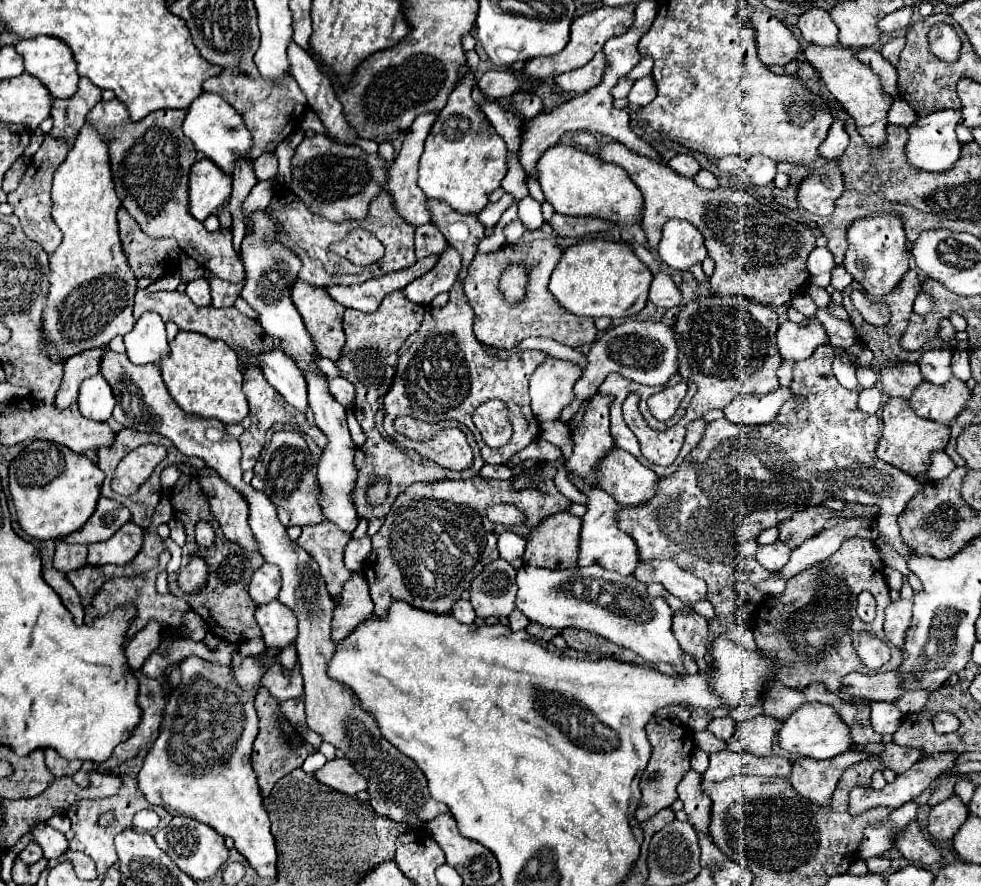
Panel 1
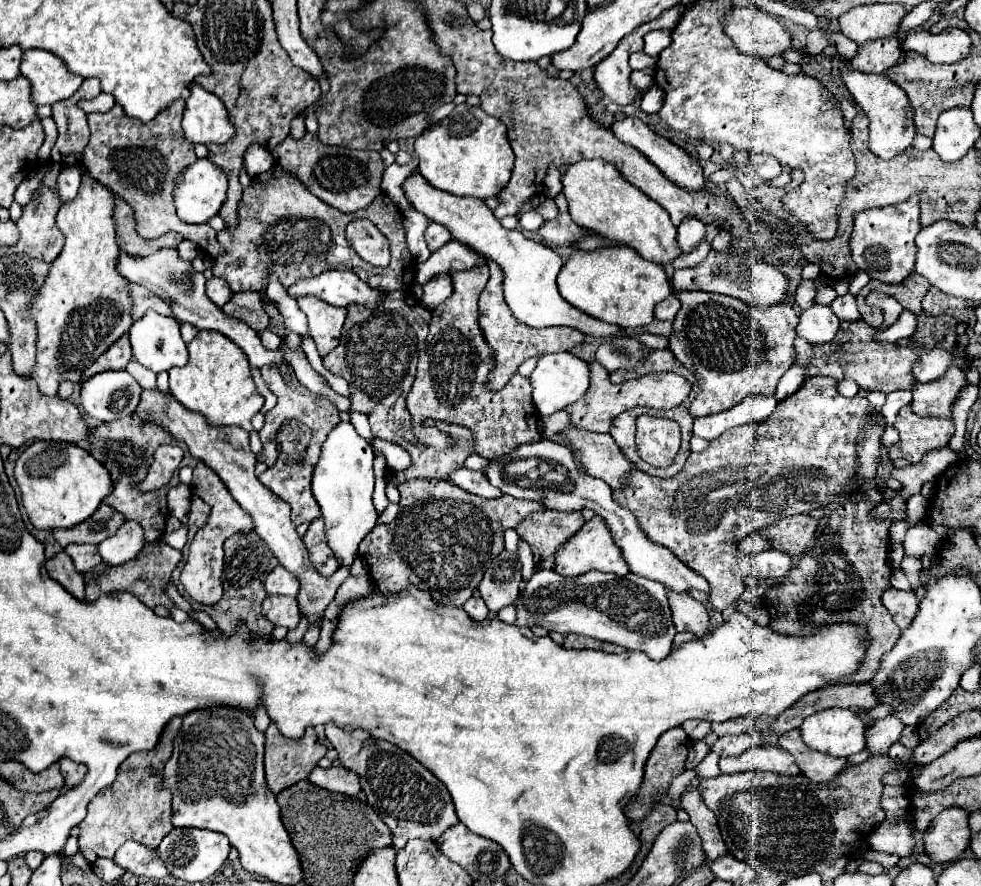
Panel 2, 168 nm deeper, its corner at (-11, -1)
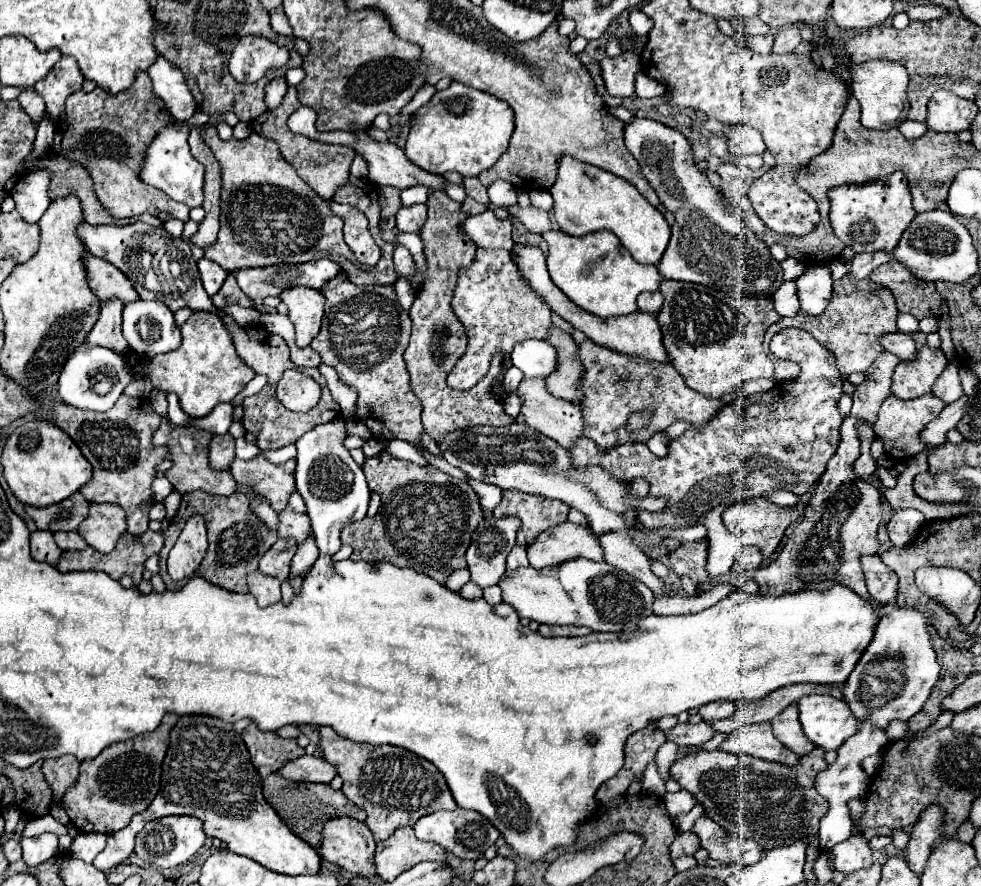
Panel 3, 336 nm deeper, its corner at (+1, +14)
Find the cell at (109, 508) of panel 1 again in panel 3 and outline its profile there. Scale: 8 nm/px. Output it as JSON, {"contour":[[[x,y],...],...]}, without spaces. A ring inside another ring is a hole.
{"contour":[[[76,492],[74,496],[68,496],[58,504],[52,504],[46,508],[24,506],[24,510],[36,522],[38,530],[48,530],[48,532],[76,530],[78,524],[88,514],[88,502],[80,492]]]}

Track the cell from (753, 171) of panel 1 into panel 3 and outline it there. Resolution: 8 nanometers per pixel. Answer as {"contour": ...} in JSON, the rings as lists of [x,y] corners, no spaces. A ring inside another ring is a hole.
{"contour":[[[746,124],[728,126],[728,140],[726,140],[730,152],[742,156],[742,154],[762,154],[766,150],[766,144],[762,140],[762,134]]]}

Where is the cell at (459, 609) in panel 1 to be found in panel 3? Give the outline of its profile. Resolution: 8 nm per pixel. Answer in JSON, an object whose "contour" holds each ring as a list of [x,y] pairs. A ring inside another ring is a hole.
{"contour":[[[464,584],[462,590],[460,590],[460,596],[464,596],[466,600],[476,600],[476,598],[482,598],[482,588],[478,584]]]}

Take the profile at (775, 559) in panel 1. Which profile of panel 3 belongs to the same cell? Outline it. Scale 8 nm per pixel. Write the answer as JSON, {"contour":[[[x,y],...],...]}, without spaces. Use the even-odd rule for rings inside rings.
{"contour":[[[742,546],[742,550],[736,556],[736,562],[732,566],[732,572],[750,572],[758,570],[762,566],[762,554],[754,546]]]}

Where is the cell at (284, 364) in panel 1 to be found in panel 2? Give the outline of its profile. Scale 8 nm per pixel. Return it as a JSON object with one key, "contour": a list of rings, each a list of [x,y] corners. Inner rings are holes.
{"contour":[[[160,249],[158,253],[154,255],[148,255],[148,257],[132,257],[132,255],[126,255],[126,253],[120,253],[118,257],[118,271],[132,283],[138,283],[146,289],[150,289],[152,293],[156,293],[158,297],[162,299],[168,299],[172,301],[172,311],[174,315],[182,321],[182,323],[190,323],[194,325],[196,329],[208,329],[208,331],[218,331],[222,335],[226,335],[228,339],[232,339],[248,357],[250,365],[260,369],[264,365],[274,365],[280,369],[280,373],[284,375],[286,381],[292,379],[294,371],[286,359],[286,355],[276,349],[276,351],[270,351],[262,345],[260,341],[260,335],[246,325],[246,323],[240,323],[240,319],[232,319],[228,315],[222,313],[222,309],[218,309],[204,293],[204,275],[202,273],[194,273],[192,271],[192,265],[188,261],[182,261],[178,257],[178,251],[174,249]]]}

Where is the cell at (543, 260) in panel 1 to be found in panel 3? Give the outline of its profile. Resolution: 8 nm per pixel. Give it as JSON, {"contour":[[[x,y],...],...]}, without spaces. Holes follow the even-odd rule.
{"contour":[[[504,248],[476,250],[474,262],[458,274],[452,308],[466,328],[468,348],[448,374],[448,385],[462,391],[469,390],[486,376],[494,352],[502,350],[504,358],[508,358],[516,342],[526,338],[544,338],[552,324],[552,310],[544,304],[540,294],[528,286],[524,276],[520,276],[510,252]]]}

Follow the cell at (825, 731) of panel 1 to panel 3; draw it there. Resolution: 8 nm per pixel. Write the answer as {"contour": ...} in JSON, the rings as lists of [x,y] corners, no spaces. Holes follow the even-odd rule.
{"contour":[[[828,694],[824,696],[804,696],[798,702],[800,708],[800,724],[804,734],[808,736],[808,740],[824,750],[838,750],[852,734],[858,732],[858,722],[852,716],[848,704],[844,700],[836,700]]]}

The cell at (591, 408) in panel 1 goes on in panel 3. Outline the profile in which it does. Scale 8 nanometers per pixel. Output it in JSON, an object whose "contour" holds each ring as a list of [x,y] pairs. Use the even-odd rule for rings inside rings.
{"contour":[[[556,326],[548,328],[546,338],[554,344],[554,348],[558,352],[556,372],[552,372],[552,376],[546,378],[546,388],[556,398],[562,398],[568,402],[578,402],[580,400],[578,384],[584,374],[584,368],[578,358],[578,346],[570,334],[566,334],[564,330],[560,330]]]}

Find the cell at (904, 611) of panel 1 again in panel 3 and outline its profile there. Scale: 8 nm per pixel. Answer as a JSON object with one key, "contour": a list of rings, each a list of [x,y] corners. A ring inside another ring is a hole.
{"contour":[[[876,554],[874,556],[862,556],[862,572],[866,578],[868,592],[874,600],[888,604],[890,600],[896,598],[896,588],[898,588],[898,578],[888,568]]]}

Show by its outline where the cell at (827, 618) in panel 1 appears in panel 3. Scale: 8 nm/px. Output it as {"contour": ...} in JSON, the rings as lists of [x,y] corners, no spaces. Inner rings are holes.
{"contour":[[[882,352],[878,360],[868,368],[866,380],[856,388],[852,400],[852,414],[844,418],[840,426],[840,446],[830,458],[824,476],[818,480],[812,496],[806,502],[802,520],[794,526],[788,542],[780,550],[778,558],[754,572],[754,580],[762,594],[784,594],[800,590],[828,590],[834,584],[850,586],[856,594],[868,598],[860,556],[878,554],[880,542],[876,538],[882,518],[882,494],[880,490],[852,472],[854,460],[860,456],[860,440],[856,422],[862,418],[870,424],[876,422],[882,402],[890,396],[892,374],[898,360],[890,352]]]}

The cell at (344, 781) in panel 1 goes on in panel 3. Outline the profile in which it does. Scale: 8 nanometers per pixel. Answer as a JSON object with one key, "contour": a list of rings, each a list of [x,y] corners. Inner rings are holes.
{"contour":[[[300,756],[292,762],[286,762],[280,770],[280,776],[292,782],[330,782],[336,776],[336,768],[316,756]]]}

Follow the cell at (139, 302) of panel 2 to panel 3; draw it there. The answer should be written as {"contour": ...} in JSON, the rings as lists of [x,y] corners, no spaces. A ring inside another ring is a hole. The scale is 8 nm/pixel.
{"contour":[[[84,254],[84,270],[86,270],[88,284],[92,286],[92,292],[100,300],[120,298],[124,304],[128,304],[138,298],[130,280],[116,266],[108,264],[106,260]]]}

